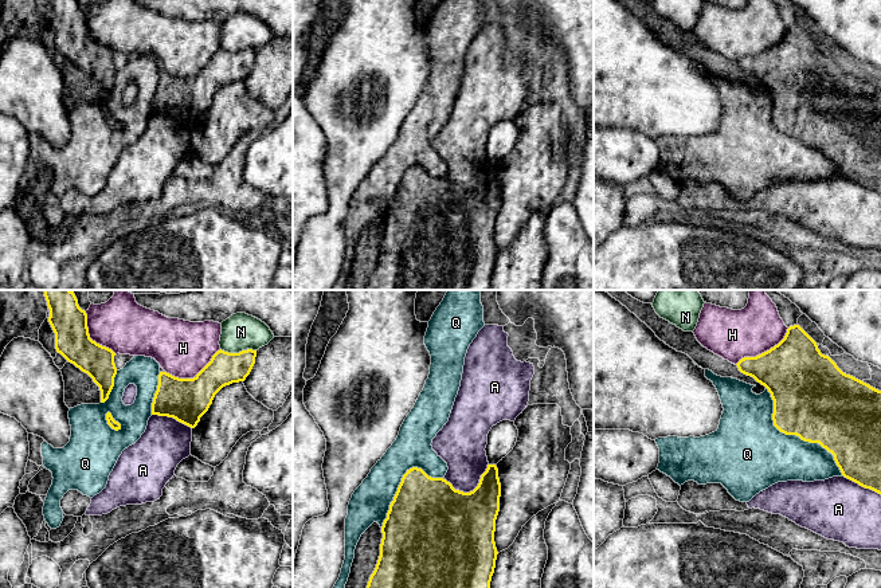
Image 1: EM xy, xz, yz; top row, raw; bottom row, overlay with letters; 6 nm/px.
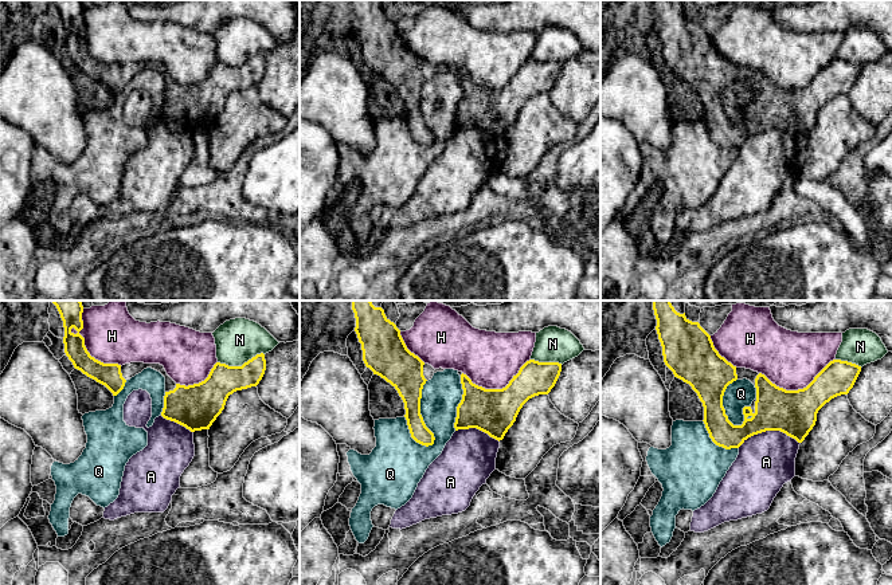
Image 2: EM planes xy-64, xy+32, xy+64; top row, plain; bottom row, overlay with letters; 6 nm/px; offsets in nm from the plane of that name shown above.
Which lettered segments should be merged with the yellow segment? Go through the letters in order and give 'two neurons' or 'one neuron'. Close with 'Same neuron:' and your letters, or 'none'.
A: two neurons
H: two neurons
N: two neurons
Q: two neurons
Same neuron: none

